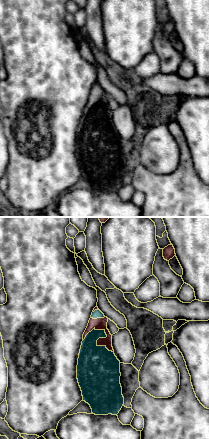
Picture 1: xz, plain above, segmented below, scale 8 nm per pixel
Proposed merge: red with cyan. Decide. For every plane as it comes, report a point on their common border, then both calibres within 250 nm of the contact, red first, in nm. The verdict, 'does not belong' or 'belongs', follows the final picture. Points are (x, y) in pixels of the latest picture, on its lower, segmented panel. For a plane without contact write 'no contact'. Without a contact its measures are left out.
meets red at (103, 338); 100 nm thick on the red side, 340 nm on the other

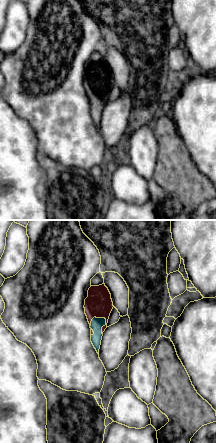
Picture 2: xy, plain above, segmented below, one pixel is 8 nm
meets red at (106, 321); 220 nm thick on the red side, 100 nm on the other

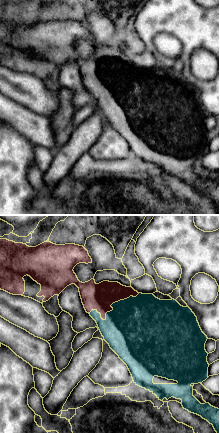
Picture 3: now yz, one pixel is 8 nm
meets red at (112, 308); 220 nm thick on the red side, 480 nm on the other

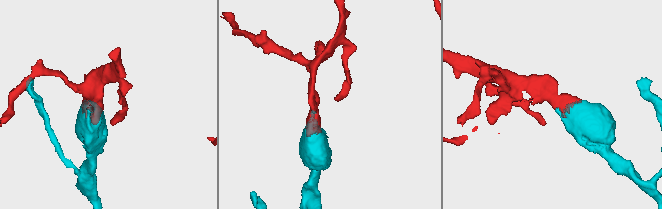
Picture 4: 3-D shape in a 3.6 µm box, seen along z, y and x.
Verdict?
does not belong

